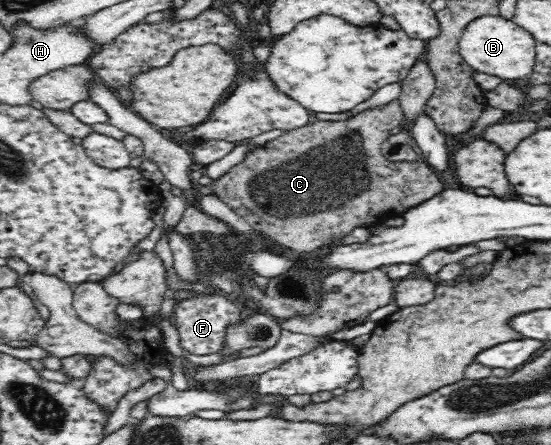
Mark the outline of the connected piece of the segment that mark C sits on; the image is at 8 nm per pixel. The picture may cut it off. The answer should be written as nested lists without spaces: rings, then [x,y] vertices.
[[[394,99],[386,105],[378,105],[372,109],[364,109],[360,113],[356,113],[344,121],[311,121],[303,128],[290,130],[276,137],[268,143],[258,146],[255,150],[246,154],[242,162],[230,168],[228,172],[212,181],[213,193],[218,196],[226,205],[240,215],[256,232],[262,232],[272,242],[278,242],[286,249],[295,251],[296,253],[312,253],[316,249],[322,247],[330,247],[336,245],[338,241],[342,241],[342,237],[350,231],[354,231],[358,227],[368,227],[381,225],[384,221],[388,221],[395,216],[401,216],[406,213],[409,208],[424,203],[424,201],[432,199],[441,191],[444,191],[444,183],[440,181],[436,171],[428,165],[423,159],[419,161],[388,161],[381,152],[381,143],[390,137],[390,130],[399,126],[405,119],[399,99]]]

